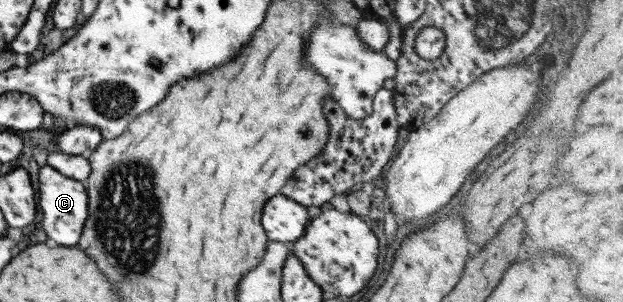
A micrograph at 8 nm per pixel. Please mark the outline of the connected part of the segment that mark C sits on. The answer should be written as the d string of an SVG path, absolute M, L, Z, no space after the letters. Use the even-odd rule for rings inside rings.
M45 164L38 170L38 207L42 209L40 221L45 235L56 245L76 245L80 239L82 223L86 219L87 193L82 182L70 179Z

